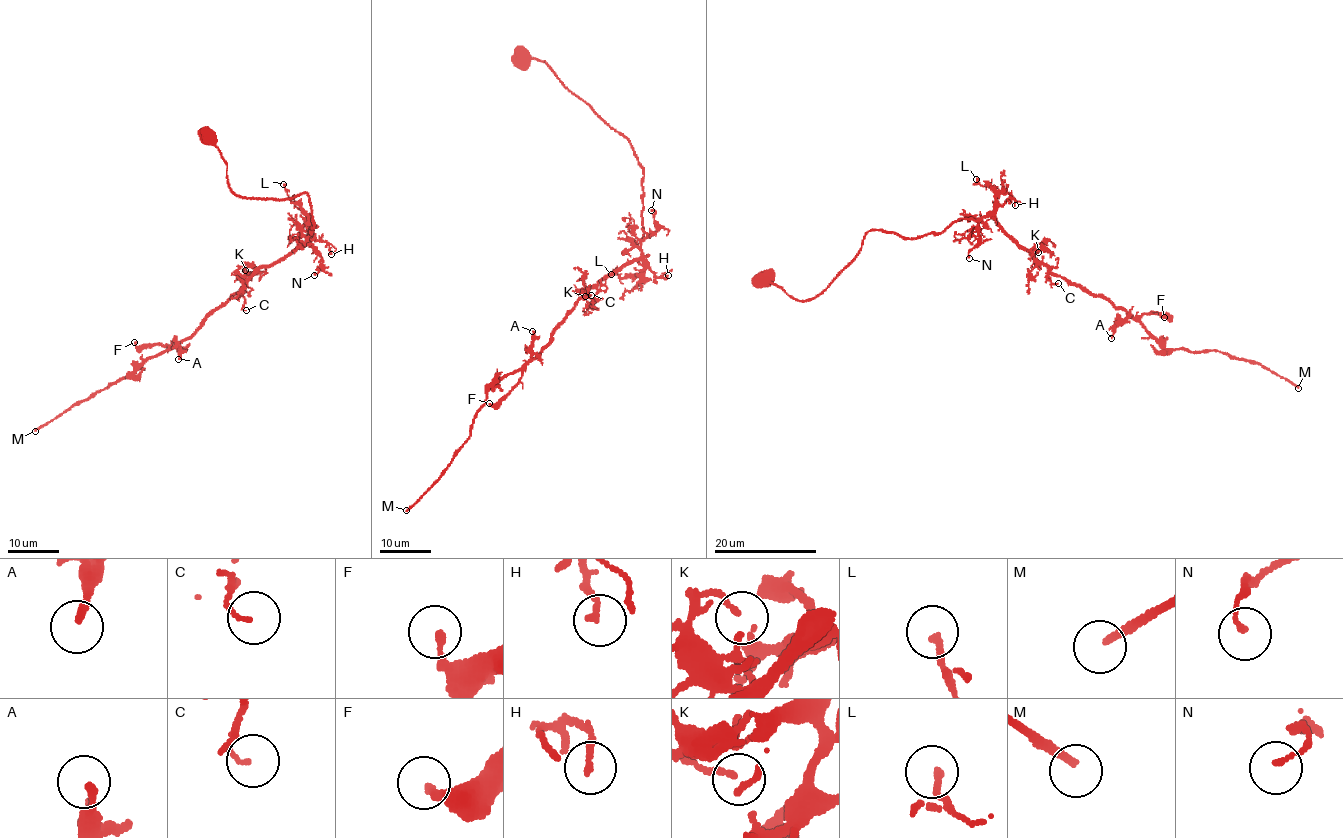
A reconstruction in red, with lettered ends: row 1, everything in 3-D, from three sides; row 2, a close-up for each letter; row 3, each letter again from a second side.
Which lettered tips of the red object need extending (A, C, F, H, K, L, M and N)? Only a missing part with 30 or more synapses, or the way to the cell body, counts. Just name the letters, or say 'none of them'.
M

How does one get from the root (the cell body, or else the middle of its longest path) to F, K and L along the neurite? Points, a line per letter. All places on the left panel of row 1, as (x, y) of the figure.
F: (208, 136), (234, 194), (306, 192), (314, 229), (191, 338), (172, 348), (134, 342)
K: (208, 136), (234, 194), (306, 192), (311, 208), (314, 229), (302, 245), (249, 277), (238, 271), (245, 270)
L: (208, 136), (240, 197), (306, 192), (315, 226), (307, 240), (310, 219), (283, 184)

